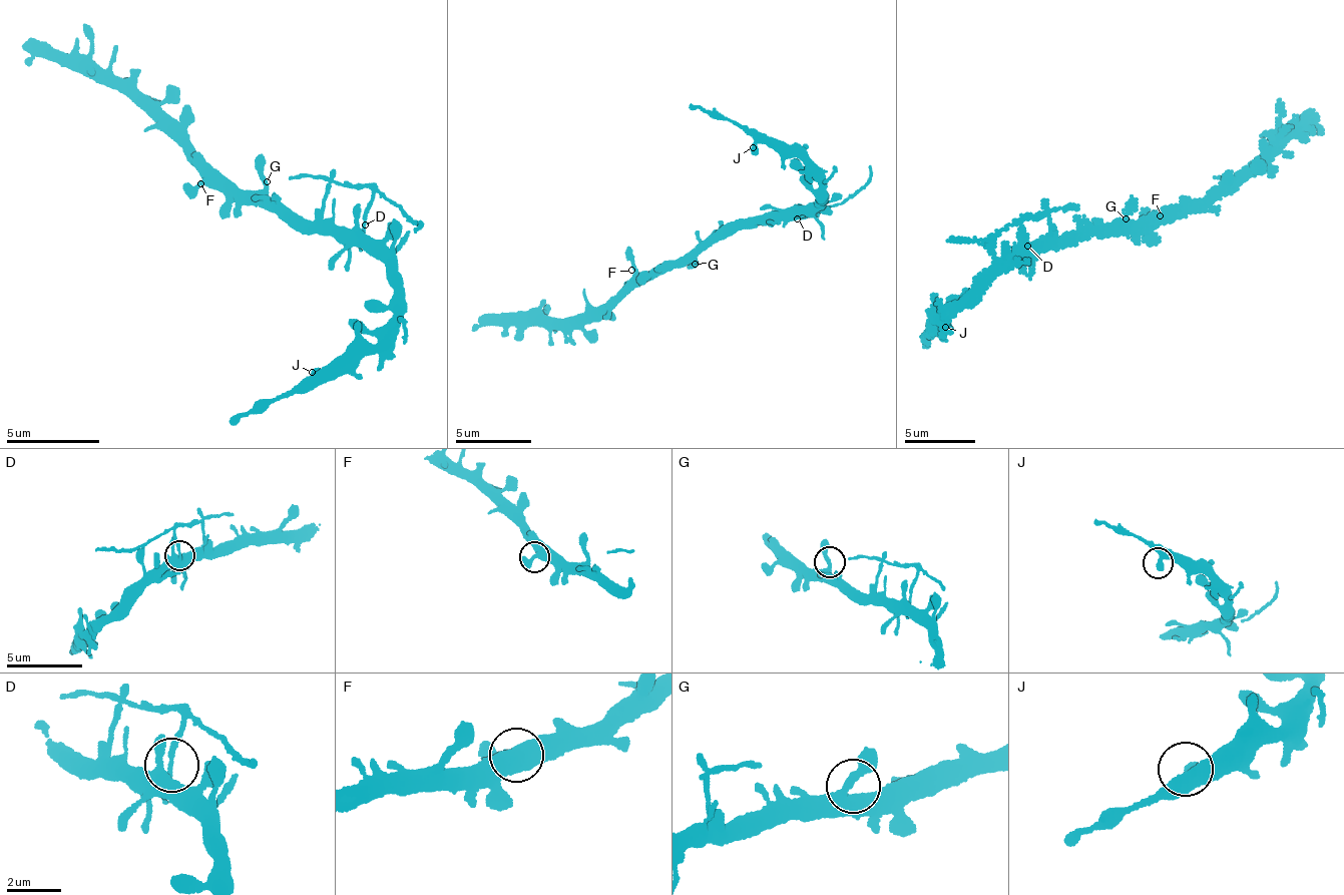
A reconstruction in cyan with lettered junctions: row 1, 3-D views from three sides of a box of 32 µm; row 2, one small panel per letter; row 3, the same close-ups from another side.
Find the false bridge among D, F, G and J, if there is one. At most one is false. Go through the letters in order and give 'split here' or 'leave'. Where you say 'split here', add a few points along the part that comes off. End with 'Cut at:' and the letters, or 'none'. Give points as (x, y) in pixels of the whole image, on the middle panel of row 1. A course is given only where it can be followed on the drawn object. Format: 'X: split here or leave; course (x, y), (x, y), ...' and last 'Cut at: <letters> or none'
D: split here; course (799, 219), (815, 210), (736, 228)
F: leave
G: leave
J: leave
Cut at: D

